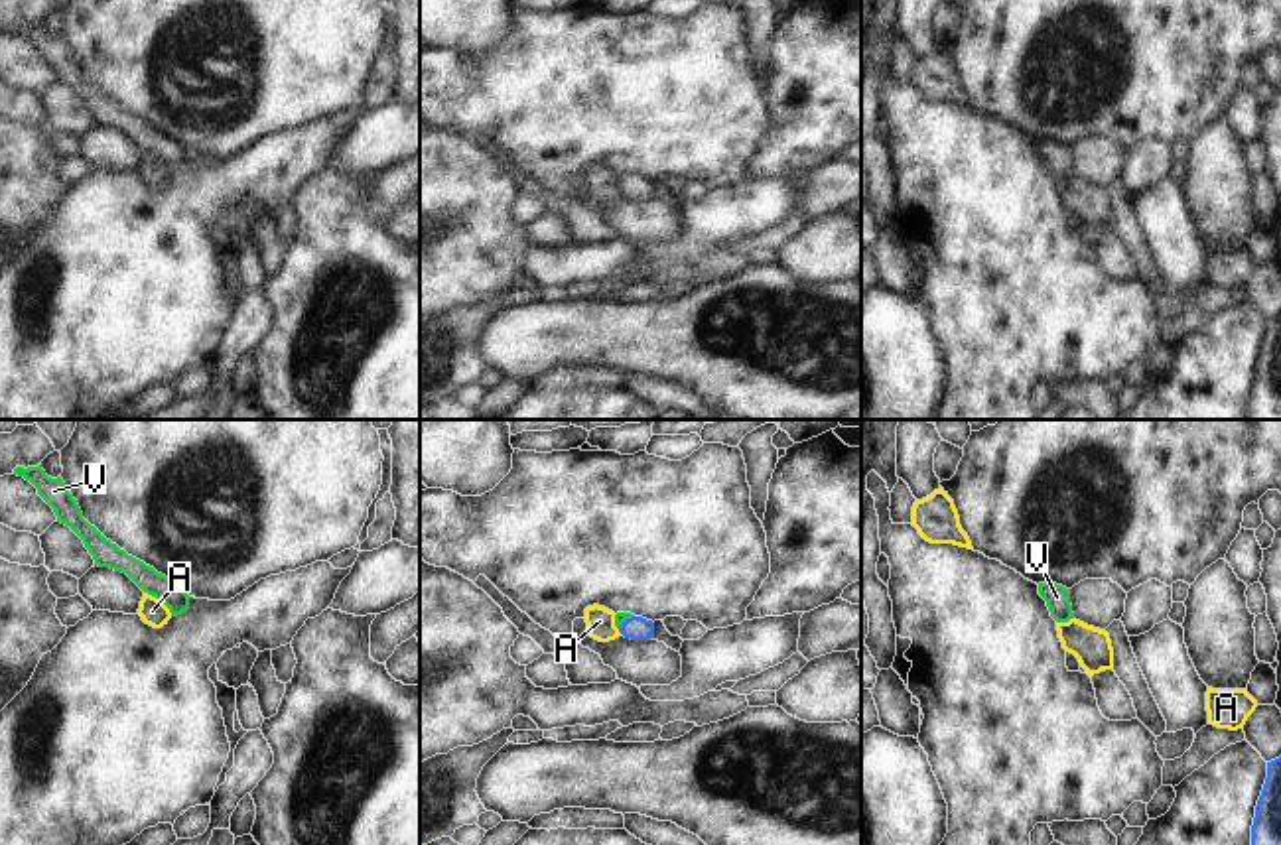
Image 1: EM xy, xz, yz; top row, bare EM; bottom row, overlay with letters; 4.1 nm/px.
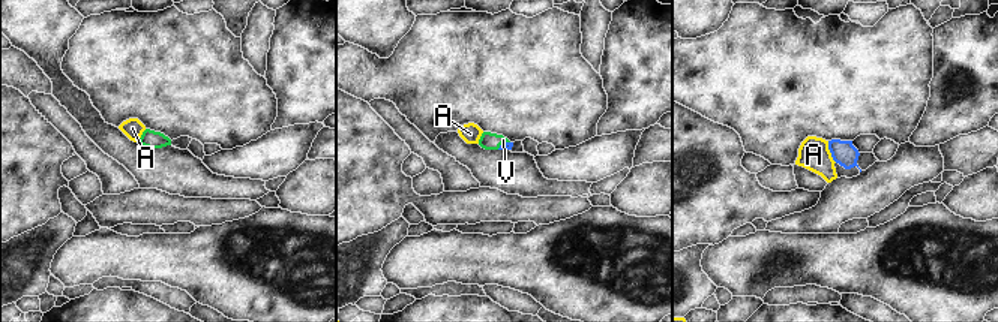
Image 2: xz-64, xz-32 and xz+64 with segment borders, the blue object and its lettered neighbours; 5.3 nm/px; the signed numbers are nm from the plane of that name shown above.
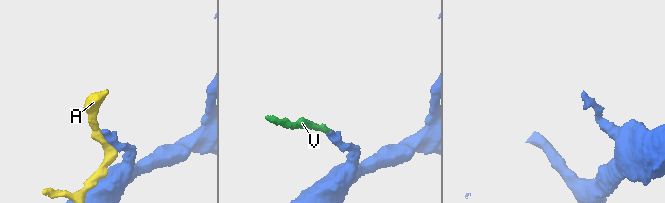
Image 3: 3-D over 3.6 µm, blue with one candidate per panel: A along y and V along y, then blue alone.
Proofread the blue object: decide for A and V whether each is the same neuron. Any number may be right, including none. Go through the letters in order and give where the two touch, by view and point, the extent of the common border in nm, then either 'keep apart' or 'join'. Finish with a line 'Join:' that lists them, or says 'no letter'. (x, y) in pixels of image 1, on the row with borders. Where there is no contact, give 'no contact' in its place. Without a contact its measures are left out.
A: contact xz (619, 631); length 50 nm; keep apart
V: contact xz (627, 619); length 90 nm; join
Join: V

